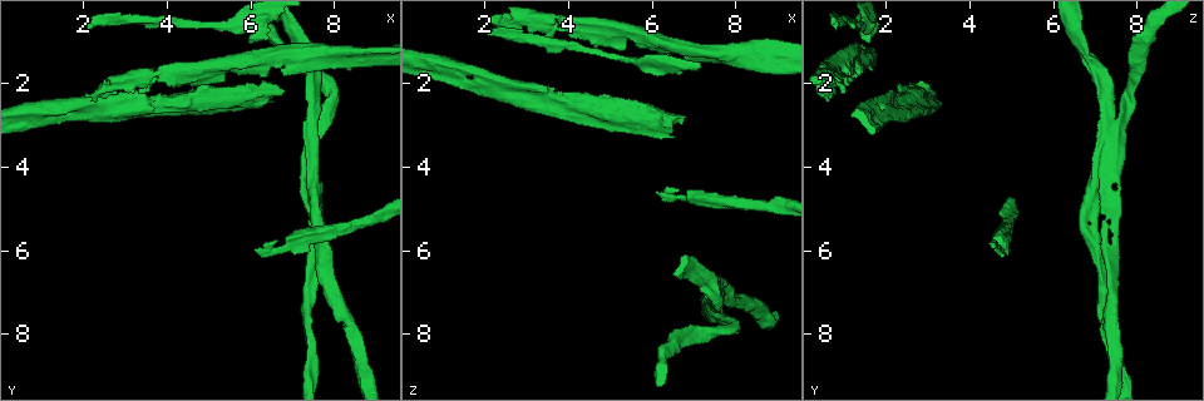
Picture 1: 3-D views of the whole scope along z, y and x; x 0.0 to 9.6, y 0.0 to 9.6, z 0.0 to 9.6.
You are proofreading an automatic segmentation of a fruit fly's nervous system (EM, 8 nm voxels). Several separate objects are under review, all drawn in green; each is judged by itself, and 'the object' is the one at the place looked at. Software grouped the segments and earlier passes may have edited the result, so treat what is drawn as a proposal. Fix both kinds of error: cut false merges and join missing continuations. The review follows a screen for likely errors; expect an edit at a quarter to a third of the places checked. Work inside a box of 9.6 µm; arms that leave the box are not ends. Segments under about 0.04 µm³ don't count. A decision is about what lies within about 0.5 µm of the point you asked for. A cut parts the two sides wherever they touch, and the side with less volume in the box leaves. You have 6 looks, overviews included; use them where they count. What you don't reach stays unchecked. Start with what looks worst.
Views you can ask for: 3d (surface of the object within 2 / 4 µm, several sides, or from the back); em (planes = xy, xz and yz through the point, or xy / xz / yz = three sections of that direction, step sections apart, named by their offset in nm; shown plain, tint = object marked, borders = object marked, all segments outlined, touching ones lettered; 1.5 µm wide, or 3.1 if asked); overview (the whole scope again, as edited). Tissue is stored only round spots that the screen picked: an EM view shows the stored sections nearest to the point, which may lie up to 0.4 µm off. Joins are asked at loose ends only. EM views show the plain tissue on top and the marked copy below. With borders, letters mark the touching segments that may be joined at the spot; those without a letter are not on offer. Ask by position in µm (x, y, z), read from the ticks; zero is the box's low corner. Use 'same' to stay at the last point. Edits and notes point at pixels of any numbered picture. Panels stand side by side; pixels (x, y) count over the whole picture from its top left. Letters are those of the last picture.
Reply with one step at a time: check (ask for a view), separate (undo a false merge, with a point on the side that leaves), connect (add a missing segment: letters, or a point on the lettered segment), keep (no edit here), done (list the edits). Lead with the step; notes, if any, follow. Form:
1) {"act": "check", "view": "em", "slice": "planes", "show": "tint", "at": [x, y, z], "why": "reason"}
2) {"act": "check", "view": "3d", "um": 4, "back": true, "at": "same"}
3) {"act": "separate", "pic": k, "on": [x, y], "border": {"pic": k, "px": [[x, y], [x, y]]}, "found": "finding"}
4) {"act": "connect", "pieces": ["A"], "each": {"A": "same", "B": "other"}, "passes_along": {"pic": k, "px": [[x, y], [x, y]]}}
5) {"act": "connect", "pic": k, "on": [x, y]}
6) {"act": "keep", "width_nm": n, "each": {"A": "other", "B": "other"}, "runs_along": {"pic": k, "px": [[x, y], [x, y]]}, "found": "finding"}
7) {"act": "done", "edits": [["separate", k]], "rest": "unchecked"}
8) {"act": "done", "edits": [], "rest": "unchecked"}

{"act": "check", "view": "em", "slice": "xy", "step": 8, "show": "tint", "at": [7.05, 6.10, 4.90], "why": "an open end"}

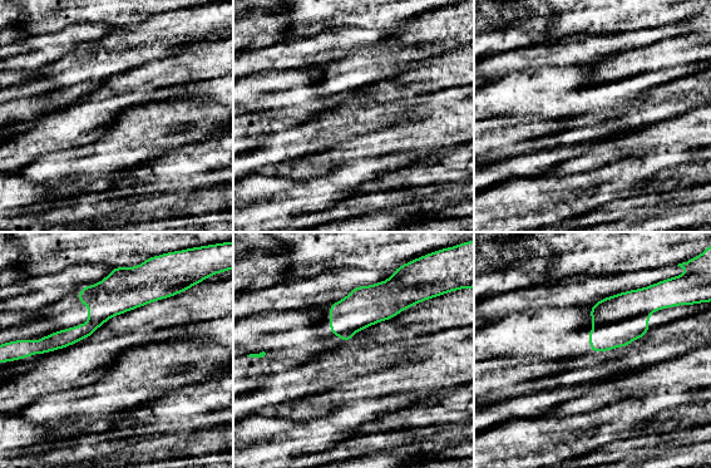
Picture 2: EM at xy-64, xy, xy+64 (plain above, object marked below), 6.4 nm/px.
{"act": "check", "view": "em", "slice": "xy", "step": 8, "show": "borders", "at": "same"}

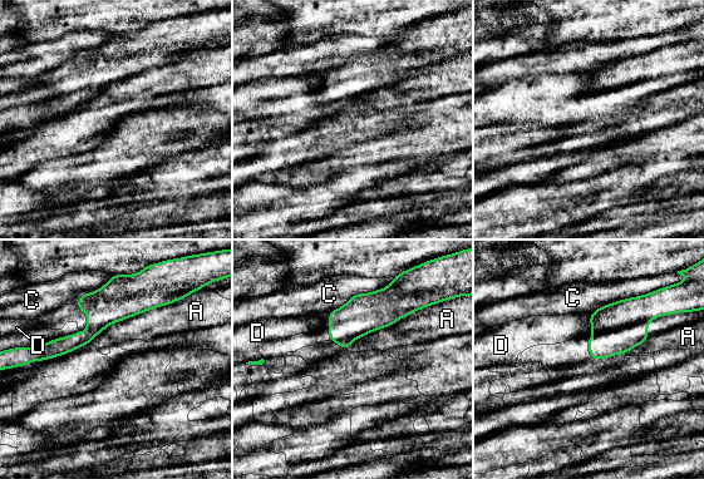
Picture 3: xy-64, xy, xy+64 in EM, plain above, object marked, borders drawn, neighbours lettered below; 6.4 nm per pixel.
{"act": "keep", "each": {"A": "other", "C": "other", "D": "other"}, "border": {"pic": 3, "px": [[173, 301], [109, 324], [90, 342]]}, "found": "none of them fits"}

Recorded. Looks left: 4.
{"act": "check", "view": "em", "slice": "planes", "show": "borders", "at": [2.15, 0.70, 0.75], "why": "free end"}

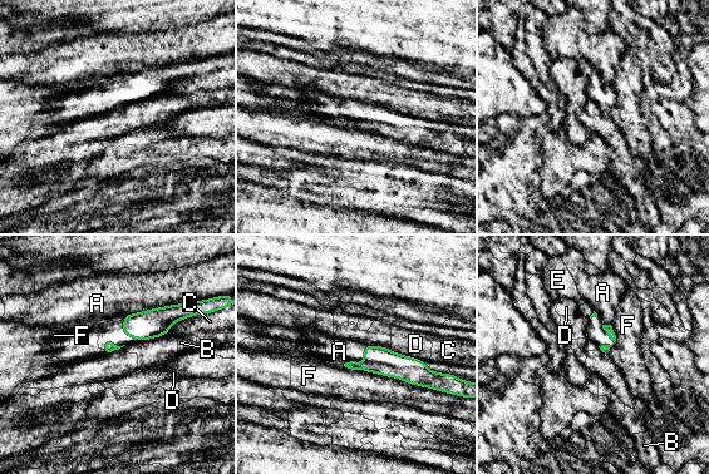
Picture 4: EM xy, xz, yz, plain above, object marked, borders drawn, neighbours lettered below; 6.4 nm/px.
{"act": "keep", "longest_contact_nm": ["A", 460], "each": {"A": "other", "B": "other", "C": "other", "D": "other", "E": "other", "F": "other"}, "border": {"pic": 4, "px": [[185, 302], [126, 314], [122, 332]]}, "found": "no lettered segment goes on from it"}

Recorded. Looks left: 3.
{"act": "check", "view": "em", "slice": "planes", "show": "borders", "at": [6.80, 2.15, 2.80]}

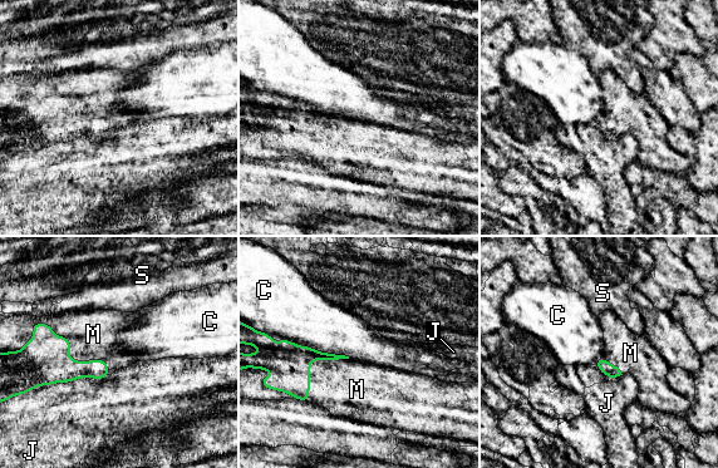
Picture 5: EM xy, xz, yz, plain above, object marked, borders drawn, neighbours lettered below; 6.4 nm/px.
{"act": "connect", "pieces": ["M"], "each": {"C": "other", "J": "other", "M": "same", "S": "other"}, "passes_along": {"pic": 5, "px": [[44, 359], [68, 356], [93, 334]]}, "found": "the neuron continues"}

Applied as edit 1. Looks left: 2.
{"act": "done", "edits": [["connect", 5]], "rest": "unchecked"}

